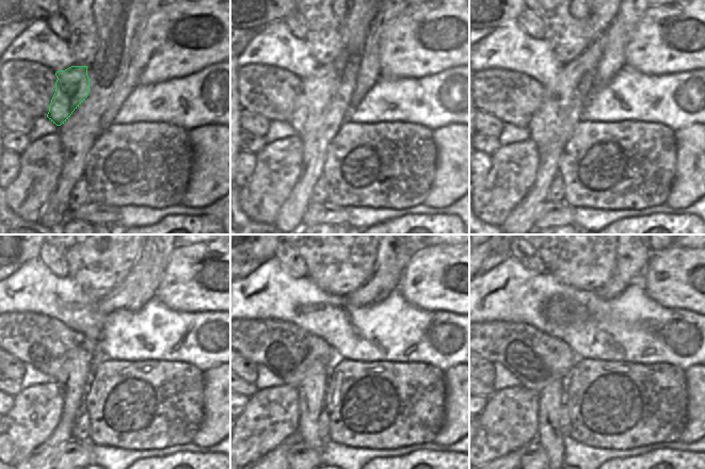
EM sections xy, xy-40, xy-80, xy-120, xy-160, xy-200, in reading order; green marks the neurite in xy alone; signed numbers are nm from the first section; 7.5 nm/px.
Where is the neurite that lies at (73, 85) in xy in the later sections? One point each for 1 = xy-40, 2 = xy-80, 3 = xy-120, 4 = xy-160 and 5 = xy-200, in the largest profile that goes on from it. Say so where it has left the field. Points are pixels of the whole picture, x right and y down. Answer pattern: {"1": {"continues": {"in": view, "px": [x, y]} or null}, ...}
{"1": {"continues": {"in": "xy-40", "px": [310, 103]}}, "2": {"continues": {"in": "xy-80", "px": [543, 126]}}, "3": {"continues": {"in": "xy-120", "px": [74, 375]}}, "4": {"continues": {"in": "xy-160", "px": [313, 387]}}, "5": {"continues": {"in": "xy-200", "px": [549, 401]}}}

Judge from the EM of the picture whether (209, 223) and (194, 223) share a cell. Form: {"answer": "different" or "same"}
{"answer": "same"}

